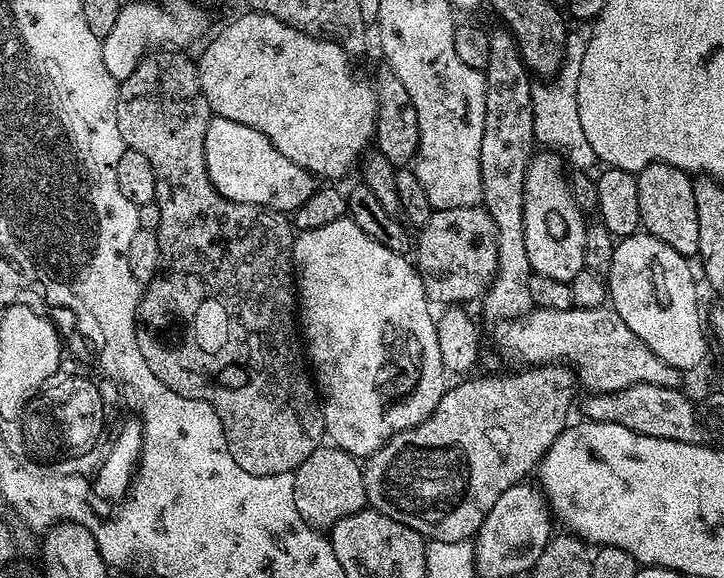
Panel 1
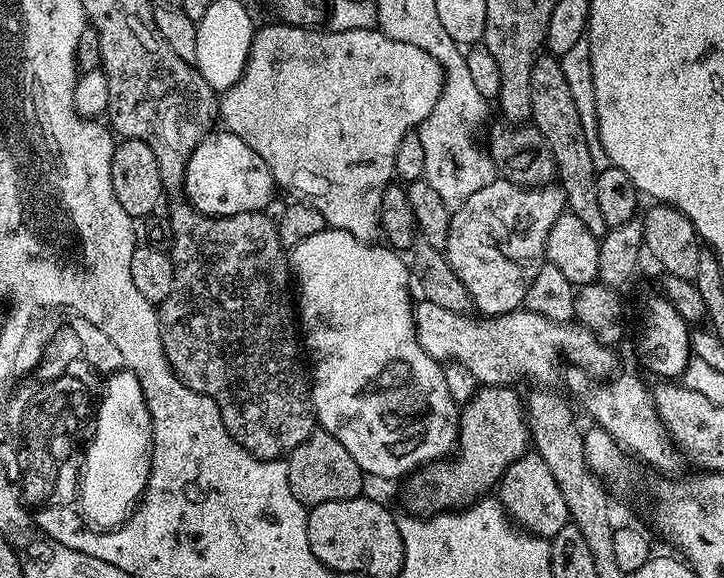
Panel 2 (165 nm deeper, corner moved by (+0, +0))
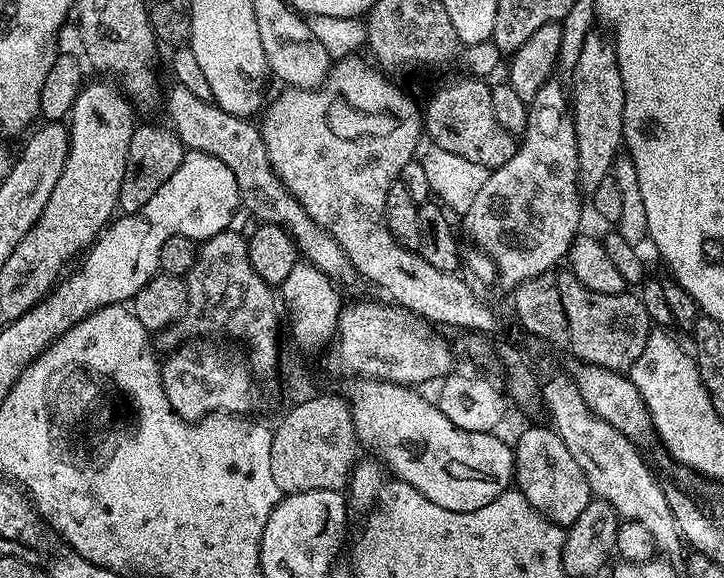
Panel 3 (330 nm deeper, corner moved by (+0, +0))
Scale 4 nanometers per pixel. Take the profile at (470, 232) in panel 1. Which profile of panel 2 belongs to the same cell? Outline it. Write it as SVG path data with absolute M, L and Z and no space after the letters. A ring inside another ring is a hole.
M497 178L490 186L482 186L478 194L470 194L470 198L466 198L466 202L452 212L450 234L442 251L448 257L454 274L458 274L458 282L466 286L472 307L481 317L510 314L523 305L530 282L534 282L538 270L546 263L546 238L554 222L558 222L565 212L564 192L559 183L523 188L503 178Z

